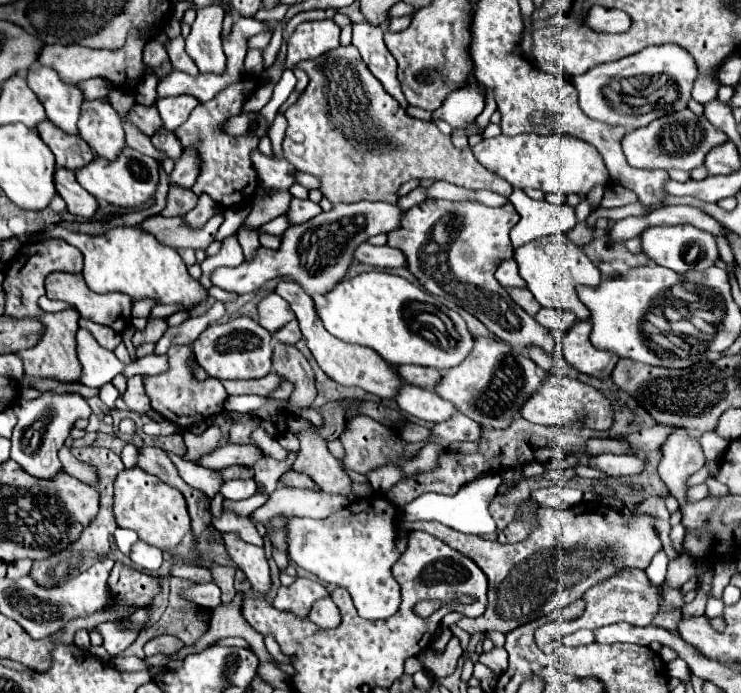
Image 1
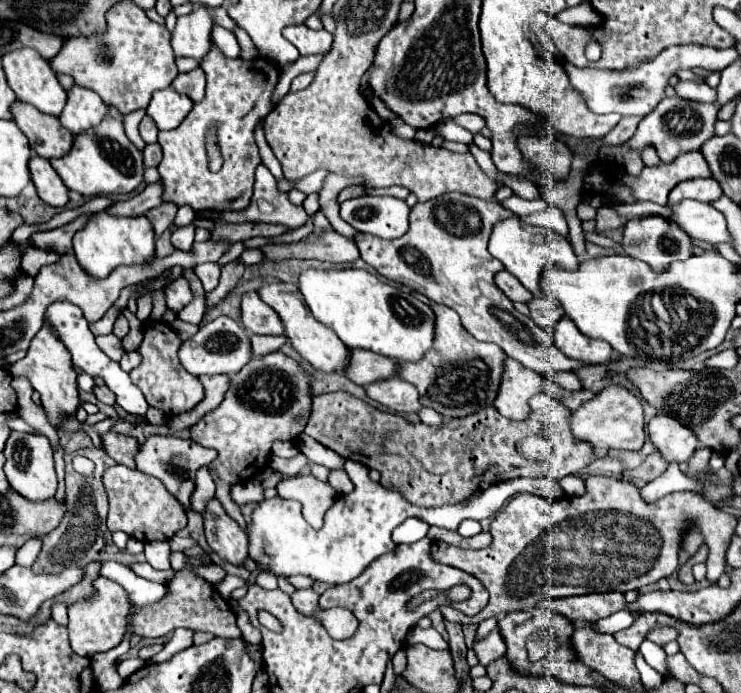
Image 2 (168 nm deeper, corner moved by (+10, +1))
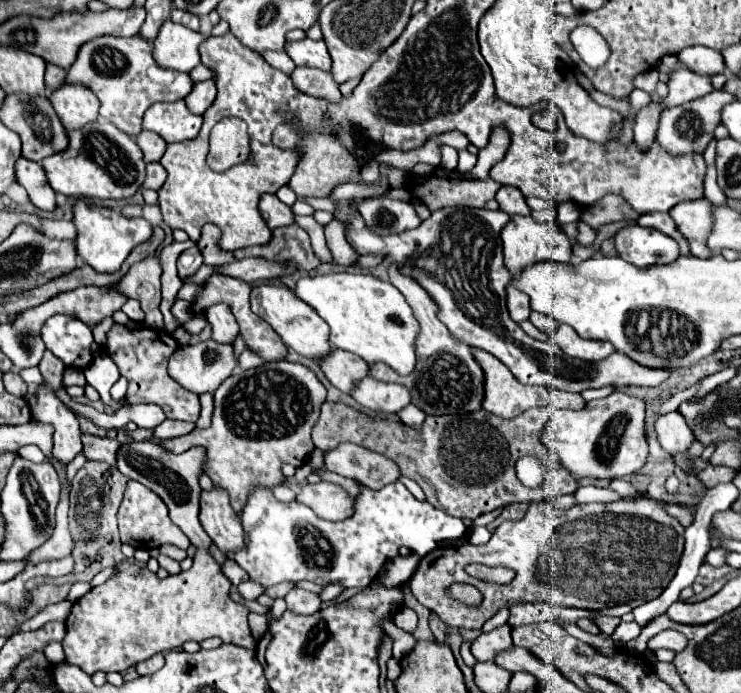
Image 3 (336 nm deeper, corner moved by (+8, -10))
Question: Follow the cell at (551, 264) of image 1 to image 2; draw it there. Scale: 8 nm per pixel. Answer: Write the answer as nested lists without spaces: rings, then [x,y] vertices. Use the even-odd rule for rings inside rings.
[[[516,214],[510,216],[508,220],[500,220],[500,224],[494,226],[492,236],[490,236],[490,254],[494,258],[498,258],[504,264],[504,268],[510,274],[514,274],[522,282],[522,286],[528,288],[534,296],[542,296],[540,276],[548,264],[556,262],[566,270],[578,268],[578,260],[576,260],[576,254],[568,242],[568,238],[564,238],[548,228],[528,226]]]

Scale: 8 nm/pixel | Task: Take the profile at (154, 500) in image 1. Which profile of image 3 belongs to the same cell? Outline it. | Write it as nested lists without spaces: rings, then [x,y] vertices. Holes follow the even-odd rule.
[[[128,481],[128,485],[126,485],[124,499],[122,499],[122,505],[118,511],[118,527],[120,527],[122,543],[128,543],[132,547],[144,547],[144,549],[156,547],[158,549],[166,543],[172,543],[180,549],[190,547],[190,539],[170,521],[164,501],[154,491],[146,489],[142,483],[136,483],[136,481]]]

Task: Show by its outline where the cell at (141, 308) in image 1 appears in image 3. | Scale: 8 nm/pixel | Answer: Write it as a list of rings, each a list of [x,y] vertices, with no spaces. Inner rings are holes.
[[[214,303],[208,311],[206,311],[208,323],[212,325],[212,337],[220,343],[232,343],[234,337],[238,335],[238,323],[232,315],[232,311],[228,309],[228,305],[224,303]]]

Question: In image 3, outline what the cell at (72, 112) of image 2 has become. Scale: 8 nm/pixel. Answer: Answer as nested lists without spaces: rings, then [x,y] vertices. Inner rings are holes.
[[[62,85],[50,95],[50,103],[68,133],[98,119],[98,99],[84,85]]]

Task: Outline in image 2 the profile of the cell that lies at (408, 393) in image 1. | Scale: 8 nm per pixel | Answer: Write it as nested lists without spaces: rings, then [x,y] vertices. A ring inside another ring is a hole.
[[[400,376],[368,384],[366,394],[394,412],[418,412],[422,408],[416,388],[406,380],[400,380]]]

